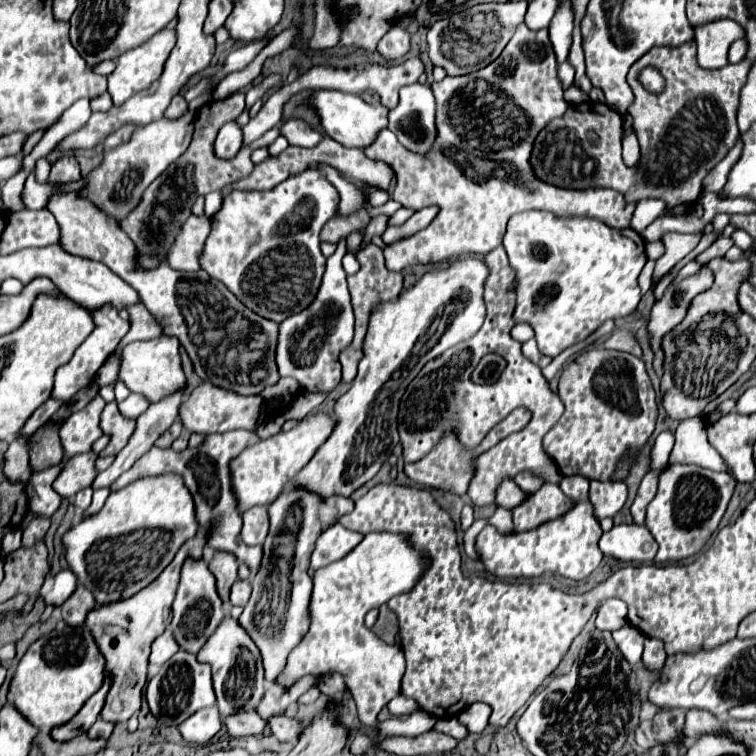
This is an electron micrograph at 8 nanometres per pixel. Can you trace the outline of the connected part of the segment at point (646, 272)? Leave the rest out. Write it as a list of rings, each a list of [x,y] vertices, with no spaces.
[[[648,259],[642,273],[640,273],[640,289],[642,289],[642,293],[646,293],[652,287],[652,269],[654,269],[654,261]]]

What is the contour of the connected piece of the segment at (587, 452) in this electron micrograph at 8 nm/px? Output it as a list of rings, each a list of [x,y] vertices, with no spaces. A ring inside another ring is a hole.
[[[592,349],[576,357],[560,375],[558,397],[566,405],[560,421],[546,433],[542,445],[562,475],[582,475],[608,481],[620,455],[636,455],[656,425],[656,393],[644,361],[636,355]]]

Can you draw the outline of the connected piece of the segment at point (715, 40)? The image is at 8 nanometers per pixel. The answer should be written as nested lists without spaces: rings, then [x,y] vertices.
[[[716,19],[694,27],[698,63],[706,69],[728,65],[728,45],[740,37],[744,37],[744,29],[732,19]]]

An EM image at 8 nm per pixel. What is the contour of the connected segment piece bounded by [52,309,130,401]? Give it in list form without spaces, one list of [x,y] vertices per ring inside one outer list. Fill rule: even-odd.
[[[104,309],[104,313],[96,313],[92,311],[96,329],[90,333],[90,337],[78,347],[70,361],[61,366],[56,371],[56,381],[54,381],[54,397],[60,397],[62,401],[68,401],[78,389],[90,385],[94,381],[96,371],[104,365],[104,361],[116,351],[118,343],[122,341],[122,337],[128,333],[130,323],[126,319],[122,319],[118,313],[112,313],[112,309]]]

